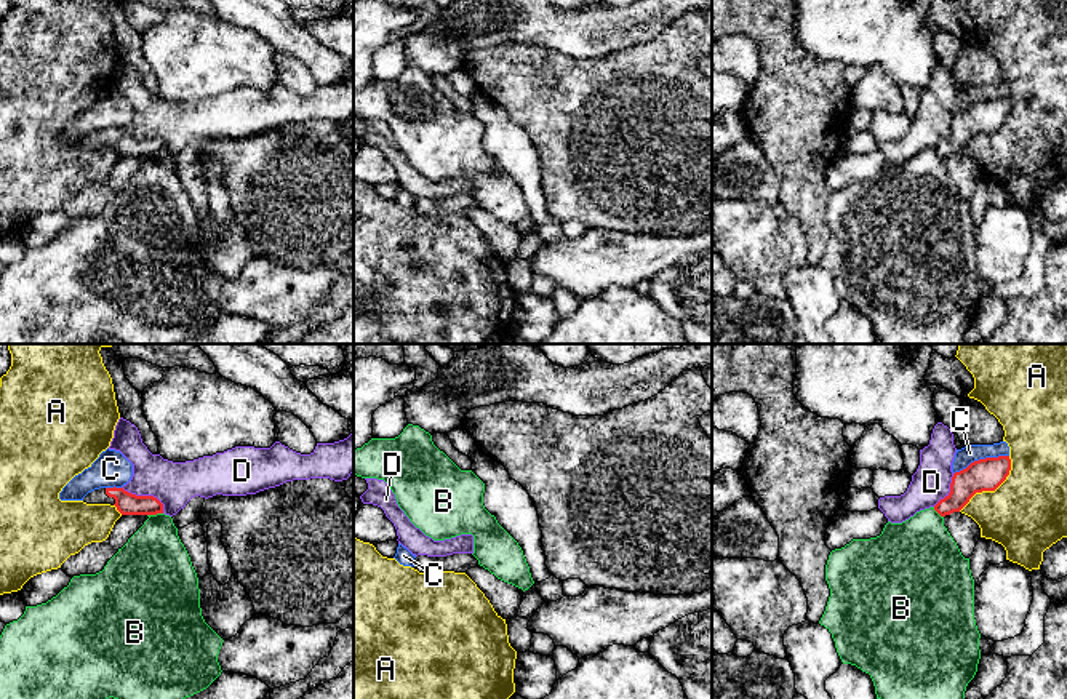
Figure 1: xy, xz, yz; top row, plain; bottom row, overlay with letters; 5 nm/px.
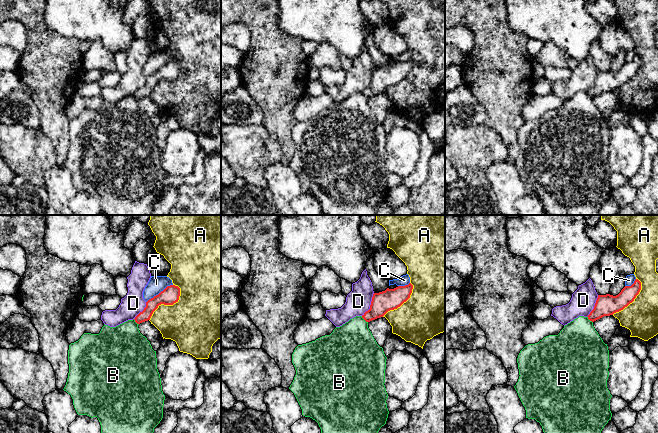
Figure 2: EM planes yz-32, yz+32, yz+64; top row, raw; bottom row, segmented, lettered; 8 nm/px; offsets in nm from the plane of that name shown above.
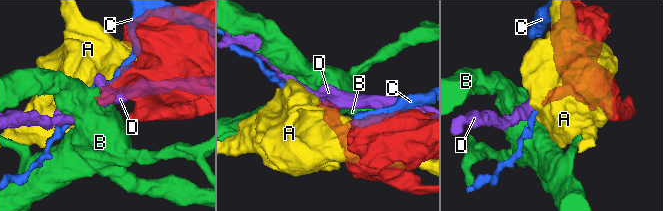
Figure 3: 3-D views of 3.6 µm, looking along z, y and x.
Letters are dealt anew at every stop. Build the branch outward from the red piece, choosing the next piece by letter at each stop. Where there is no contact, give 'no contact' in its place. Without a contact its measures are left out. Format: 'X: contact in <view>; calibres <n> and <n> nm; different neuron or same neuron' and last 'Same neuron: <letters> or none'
A: contact in yz; calibres 160 and 400 nm; different neuron
B: contact in xy; calibres 110 and 360 nm; different neuron
C: contact in yz; calibres 160 and 90 nm; different neuron
D: contact in xy; calibres 110 and 220 nm; different neuron
Same neuron: none

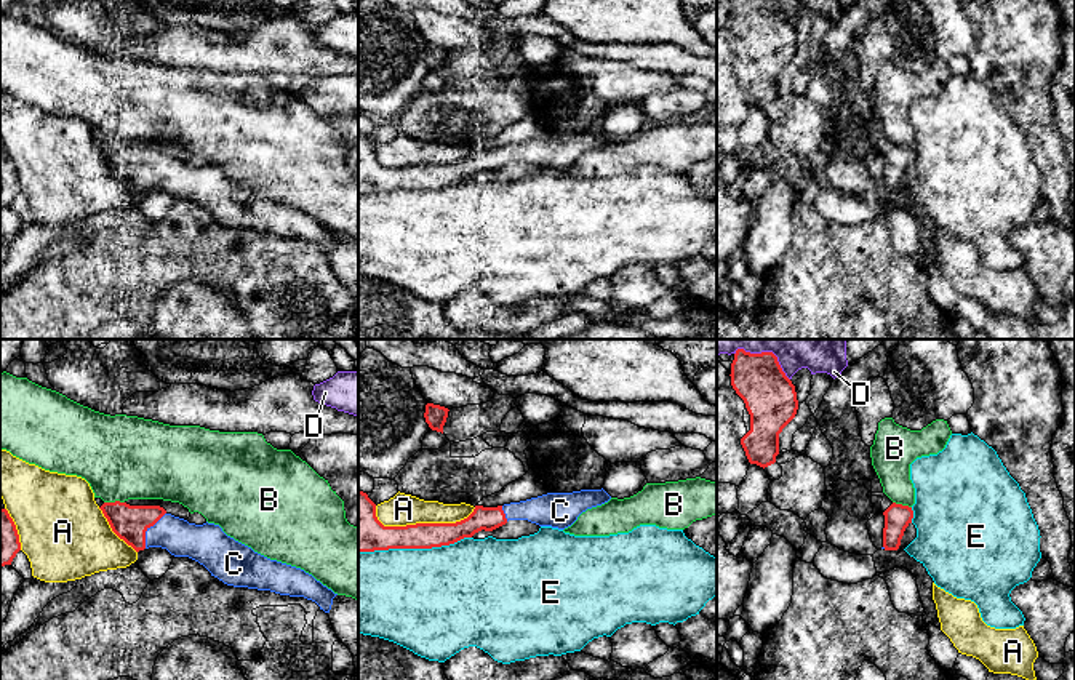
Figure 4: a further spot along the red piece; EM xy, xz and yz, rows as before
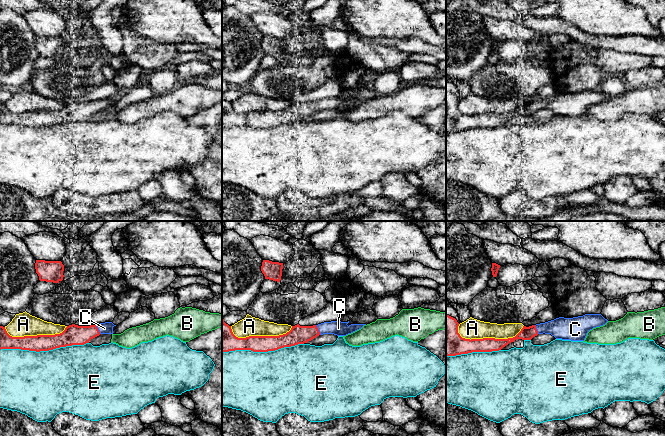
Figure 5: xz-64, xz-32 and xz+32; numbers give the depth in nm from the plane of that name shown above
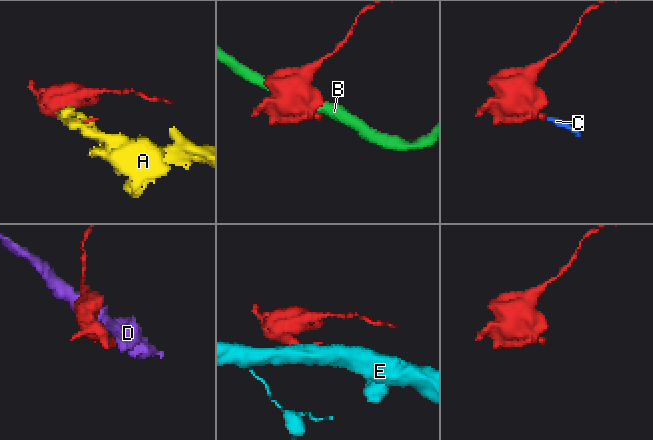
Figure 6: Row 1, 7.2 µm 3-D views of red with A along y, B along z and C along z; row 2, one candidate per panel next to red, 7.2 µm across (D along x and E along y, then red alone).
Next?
A: contact in xz; calibres 140 and 160 nm; different neuron
B: contact in xy; calibres 180 and 420 nm; different neuron
C: contact in xy; calibres 180 and 180 nm; same neuron
D: contact in yz; calibres 260 and 300 nm; different neuron
E: contact in xz; calibres 180 and 500 nm; different neuron
Same neuron: C

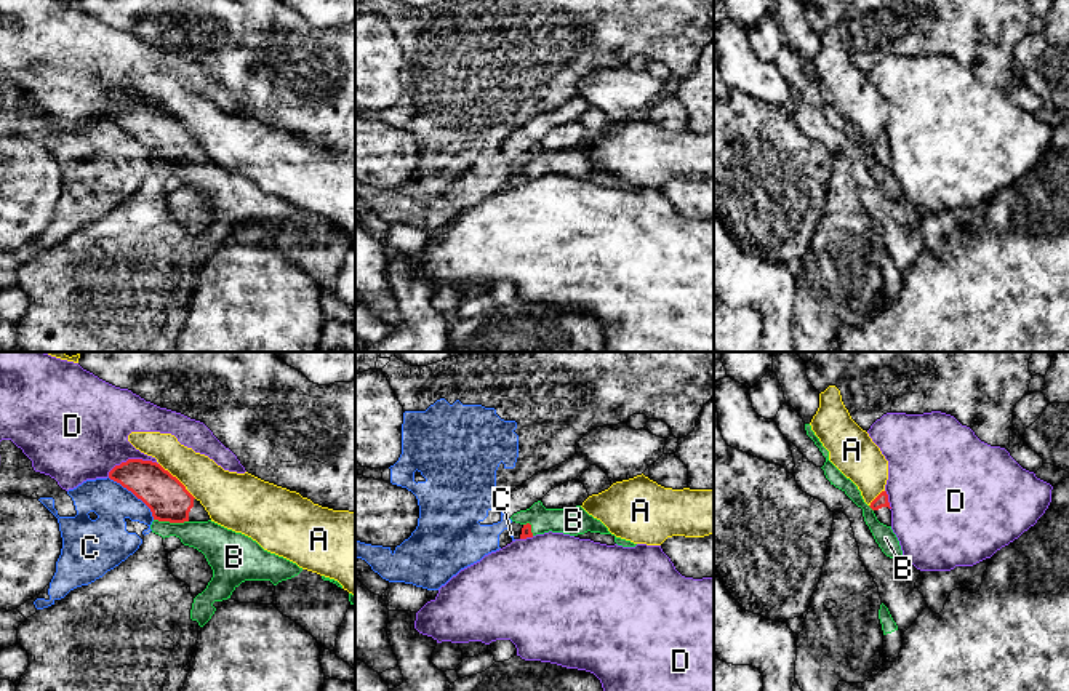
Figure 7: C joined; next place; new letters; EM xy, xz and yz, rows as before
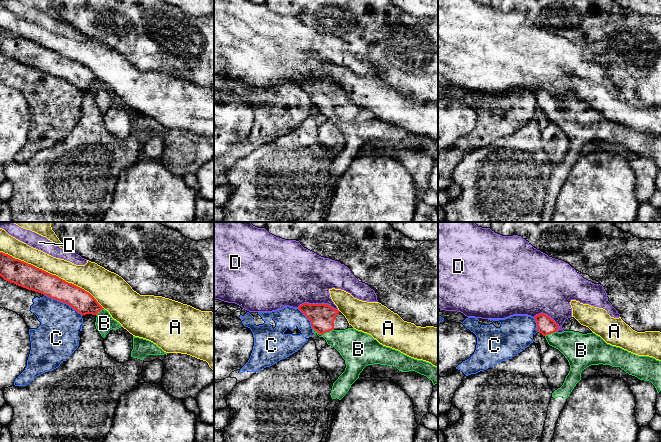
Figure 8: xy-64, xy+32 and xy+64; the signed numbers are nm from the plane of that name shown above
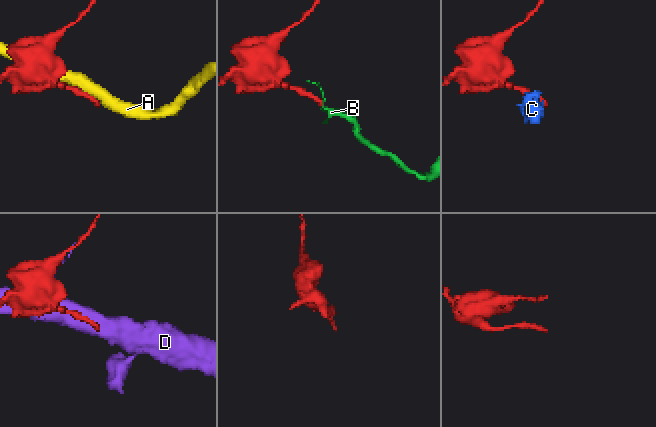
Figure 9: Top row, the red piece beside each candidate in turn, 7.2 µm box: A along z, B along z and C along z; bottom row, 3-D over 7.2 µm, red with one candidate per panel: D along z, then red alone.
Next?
A: contact in xy; calibres 200 and 240 nm; different neuron
B: contact in xy; calibres 200 and 180 nm; same neuron
C: contact in xy; calibres 200 and 200 nm; different neuron
D: contact in xy; calibres 200 and 400 nm; different neuron
Same neuron: B

